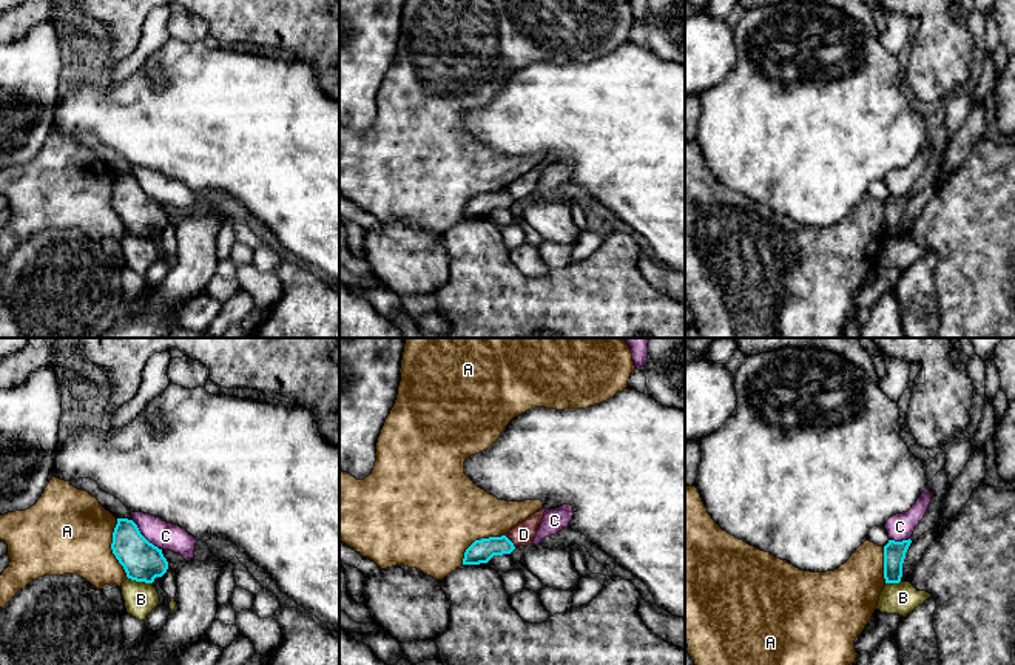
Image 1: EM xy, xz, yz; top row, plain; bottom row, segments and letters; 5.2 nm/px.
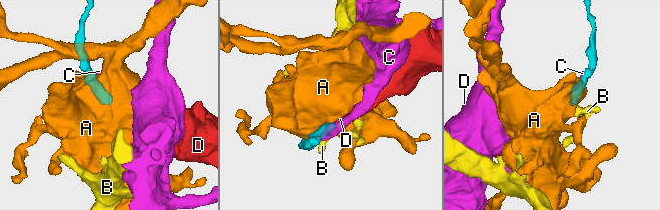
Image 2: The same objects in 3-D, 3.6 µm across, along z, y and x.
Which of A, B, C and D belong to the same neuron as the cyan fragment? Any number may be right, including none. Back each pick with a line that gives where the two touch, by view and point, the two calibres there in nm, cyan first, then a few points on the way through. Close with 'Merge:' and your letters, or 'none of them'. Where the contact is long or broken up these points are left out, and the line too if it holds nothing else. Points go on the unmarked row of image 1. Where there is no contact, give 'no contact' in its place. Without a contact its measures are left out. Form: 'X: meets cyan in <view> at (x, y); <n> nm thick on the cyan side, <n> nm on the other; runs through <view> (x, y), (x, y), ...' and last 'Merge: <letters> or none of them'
Merge: none of them

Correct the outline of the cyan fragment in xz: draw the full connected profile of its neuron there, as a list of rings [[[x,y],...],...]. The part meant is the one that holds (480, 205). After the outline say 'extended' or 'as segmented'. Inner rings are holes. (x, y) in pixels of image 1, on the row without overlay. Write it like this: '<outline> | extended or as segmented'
[[[506,190],[475,194],[466,204],[463,219],[487,218],[494,210],[511,208],[514,204],[514,197]]] | as segmented

